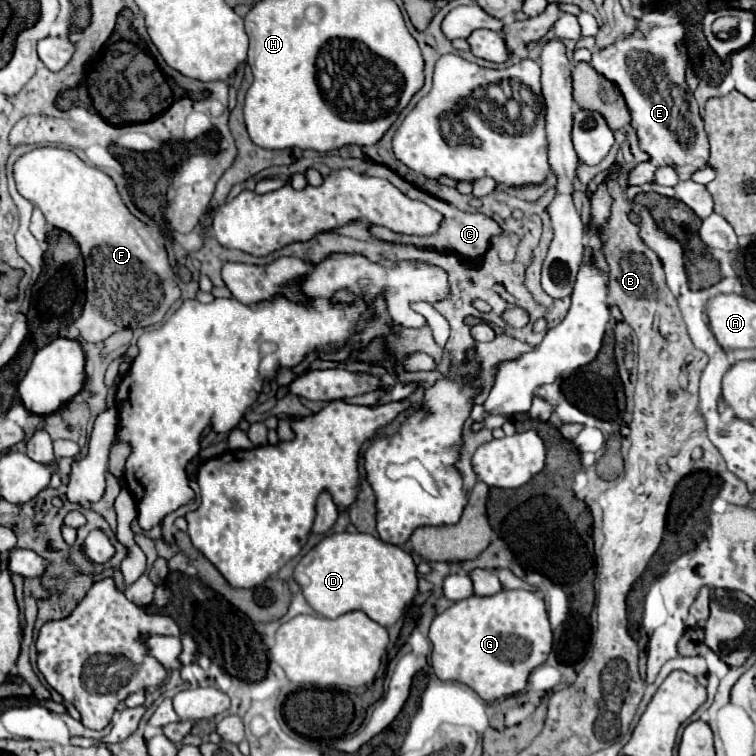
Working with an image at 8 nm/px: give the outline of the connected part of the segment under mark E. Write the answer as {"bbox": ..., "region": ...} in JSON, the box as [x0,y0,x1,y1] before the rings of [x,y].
{"bbox":[590,22,708,180],"region":[[[670,22],[668,26],[652,28],[648,36],[624,38],[624,40],[618,40],[618,42],[602,48],[602,50],[592,52],[590,64],[596,72],[606,76],[620,88],[620,92],[630,108],[632,126],[638,132],[640,148],[644,148],[644,152],[648,152],[650,158],[658,166],[672,166],[680,180],[690,180],[690,176],[696,170],[700,170],[708,164],[708,138],[704,136],[704,124],[698,114],[698,104],[694,100],[694,108],[692,108],[692,102],[690,102],[692,92],[684,82],[686,60],[678,50],[678,42],[684,38],[684,34],[686,34],[686,30],[680,22]]]}

